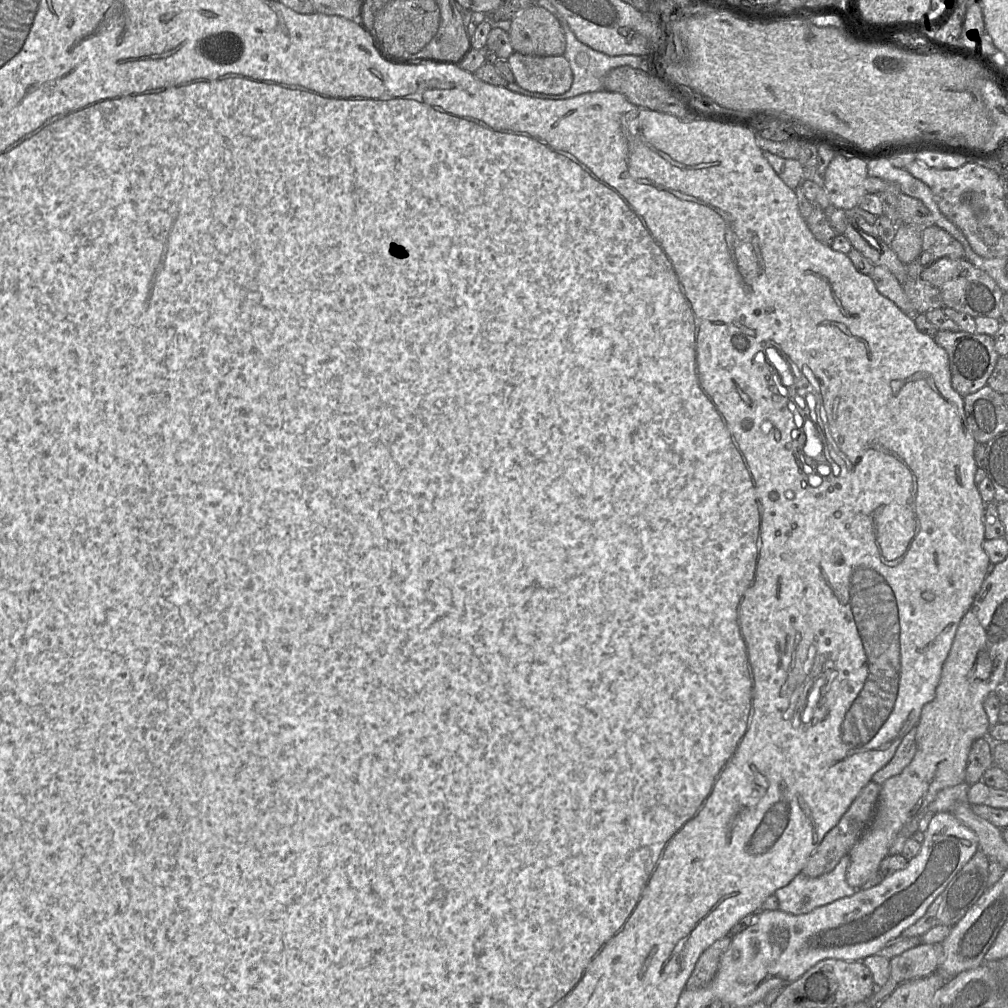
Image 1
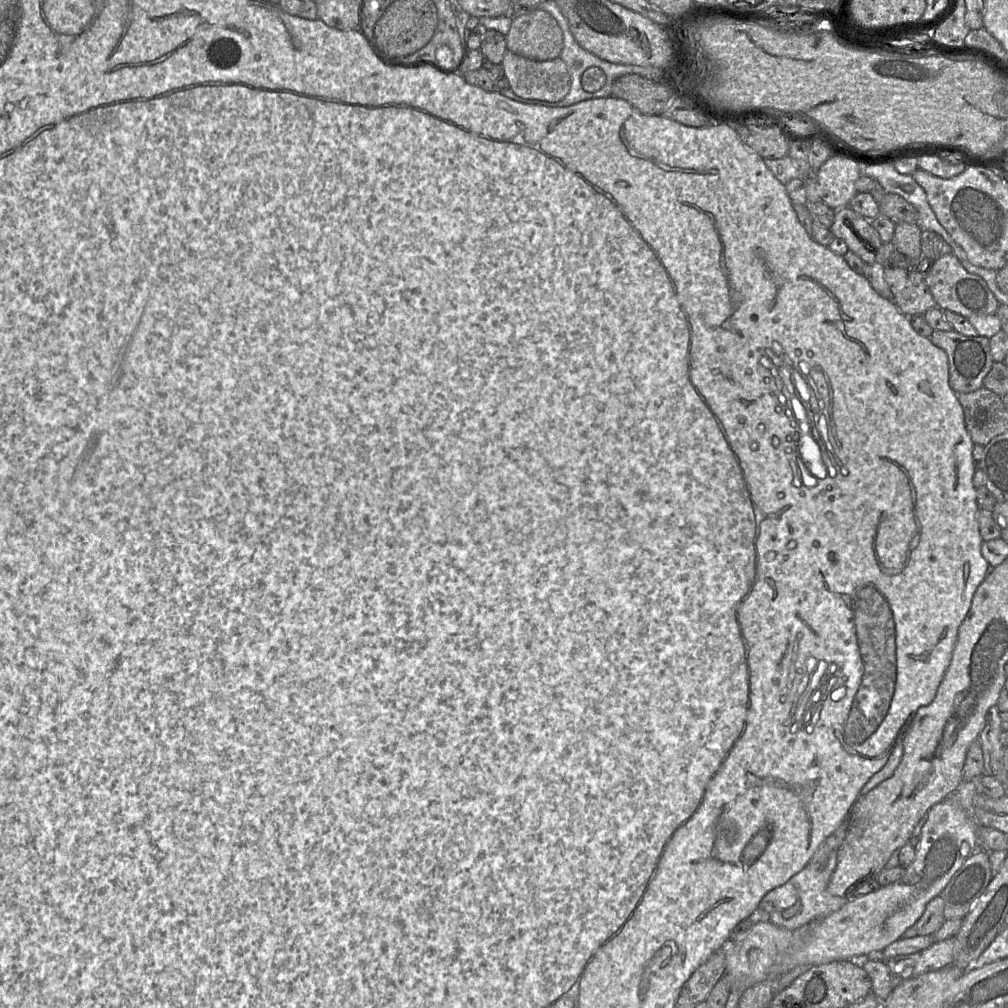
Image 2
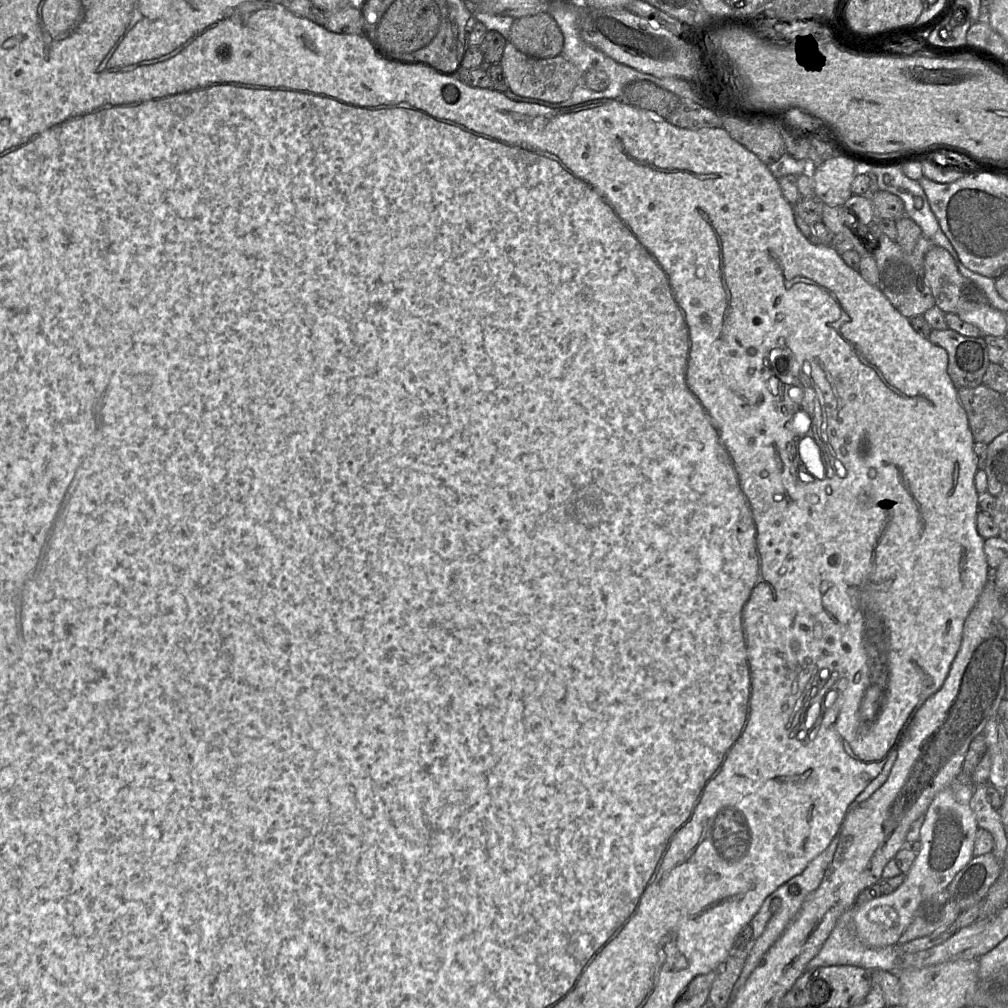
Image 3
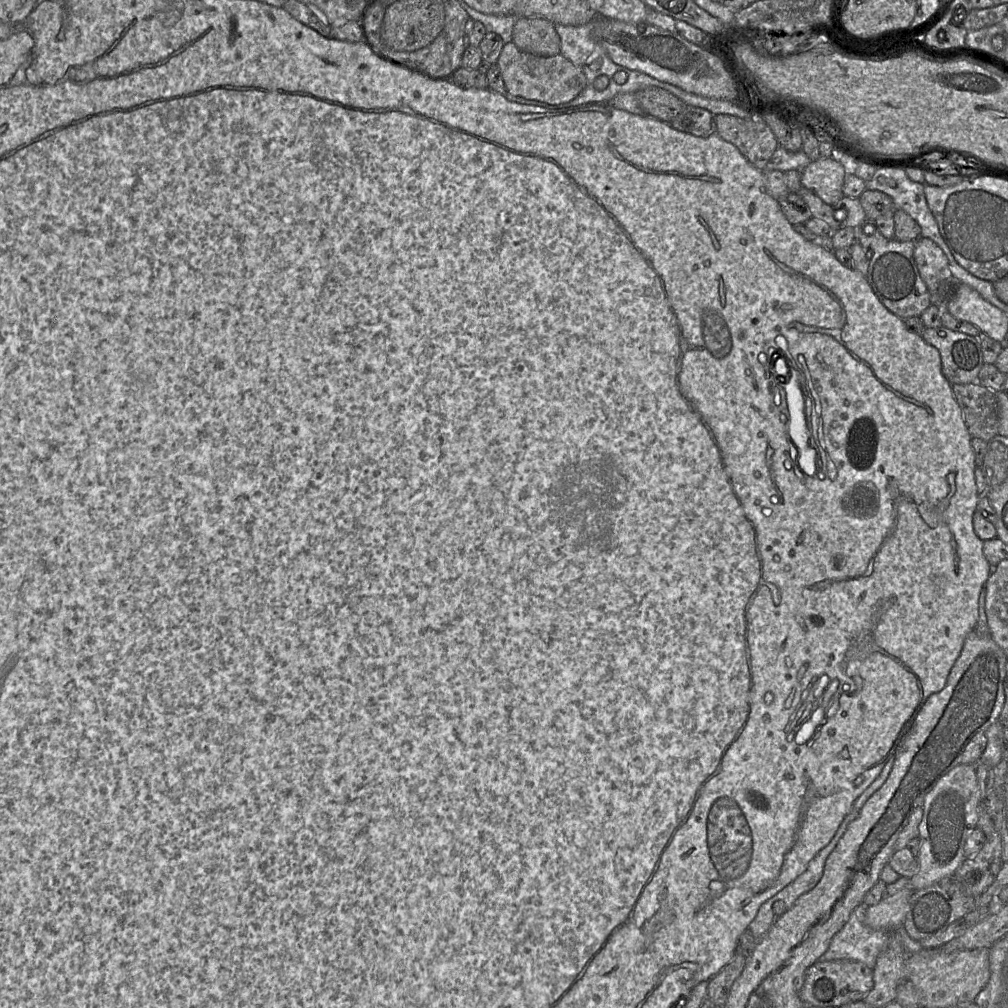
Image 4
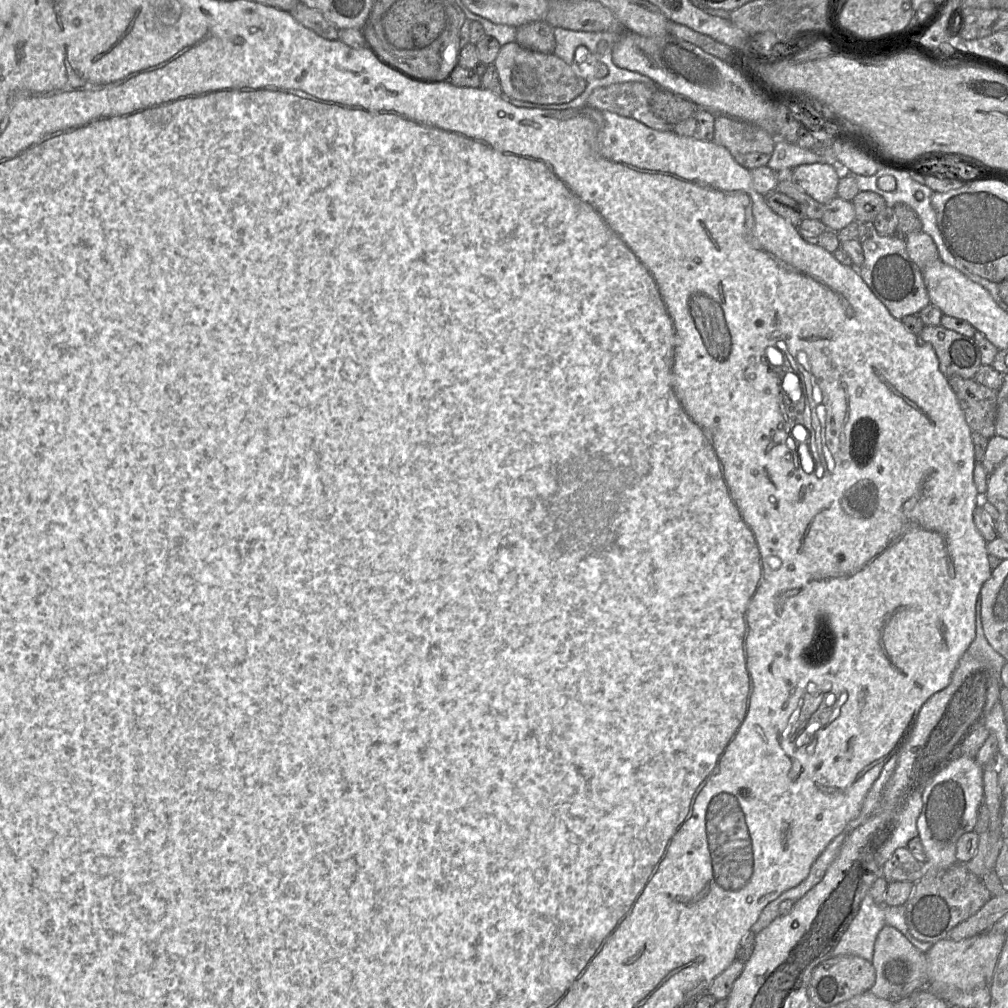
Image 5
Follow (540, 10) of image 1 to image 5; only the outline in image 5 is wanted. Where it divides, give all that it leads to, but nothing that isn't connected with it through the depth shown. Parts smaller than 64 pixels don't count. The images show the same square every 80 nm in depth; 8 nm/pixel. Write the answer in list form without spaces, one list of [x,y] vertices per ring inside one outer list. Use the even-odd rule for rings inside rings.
[[[545,20],[526,23],[517,28],[516,42],[526,49],[551,54],[556,46],[554,28]]]

